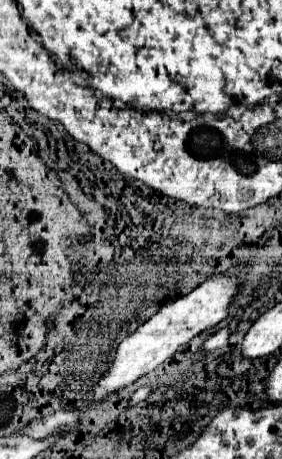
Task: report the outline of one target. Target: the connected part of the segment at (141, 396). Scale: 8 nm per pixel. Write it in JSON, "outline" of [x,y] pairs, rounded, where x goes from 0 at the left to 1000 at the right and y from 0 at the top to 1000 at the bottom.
{"outline":[[[496,843],[496,847],[482,847],[482,852],[468,856],[461,874],[454,874],[454,891],[468,891],[468,887],[482,887],[489,878],[518,874],[518,869],[532,865],[532,856],[539,856],[539,843]]]}

